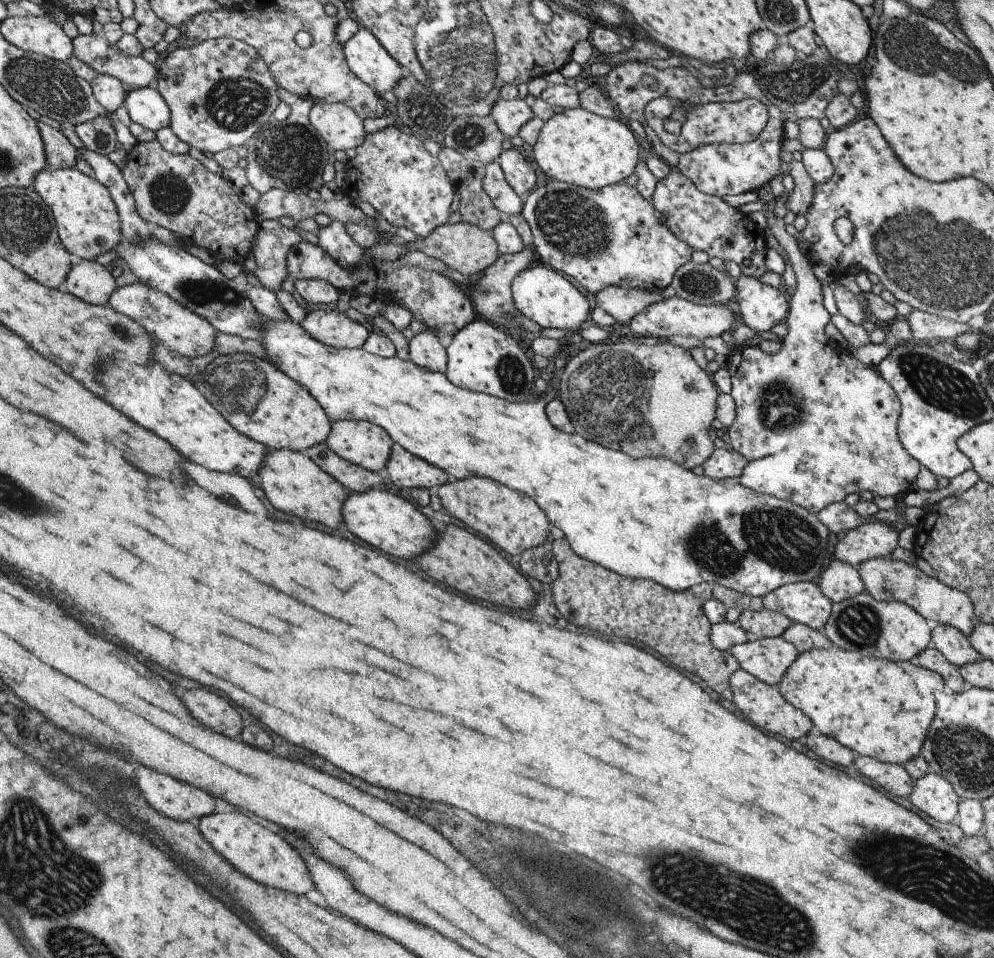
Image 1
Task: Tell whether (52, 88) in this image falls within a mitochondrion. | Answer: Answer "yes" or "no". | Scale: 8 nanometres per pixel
yes

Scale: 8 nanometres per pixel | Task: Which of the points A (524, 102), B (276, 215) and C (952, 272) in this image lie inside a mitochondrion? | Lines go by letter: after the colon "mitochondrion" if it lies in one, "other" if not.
A: other
B: other
C: mitochondrion

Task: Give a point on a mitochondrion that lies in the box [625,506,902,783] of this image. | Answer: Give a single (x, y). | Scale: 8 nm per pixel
(859, 625)

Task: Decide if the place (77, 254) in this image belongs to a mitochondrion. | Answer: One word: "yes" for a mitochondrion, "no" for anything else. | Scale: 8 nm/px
no

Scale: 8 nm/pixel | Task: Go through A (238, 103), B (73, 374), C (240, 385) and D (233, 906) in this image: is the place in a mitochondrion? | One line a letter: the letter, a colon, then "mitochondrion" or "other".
A: mitochondrion
B: other
C: mitochondrion
D: other

